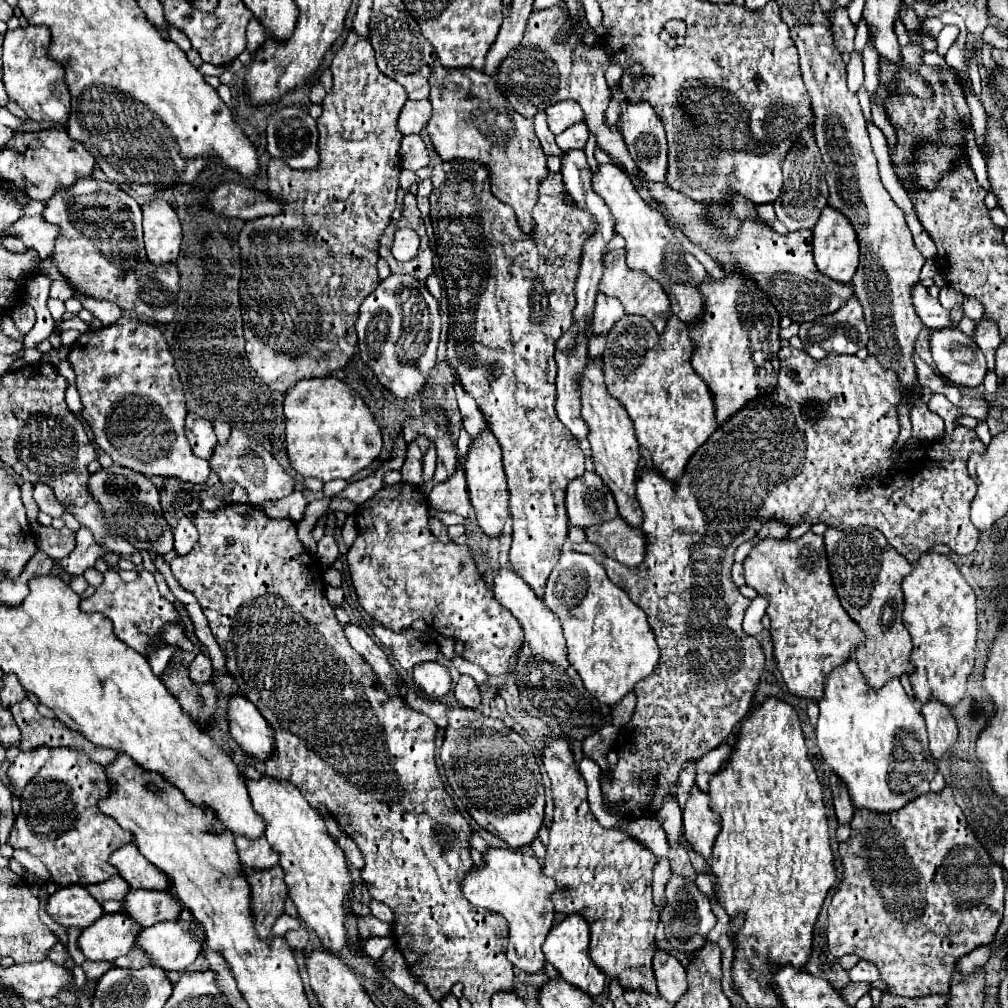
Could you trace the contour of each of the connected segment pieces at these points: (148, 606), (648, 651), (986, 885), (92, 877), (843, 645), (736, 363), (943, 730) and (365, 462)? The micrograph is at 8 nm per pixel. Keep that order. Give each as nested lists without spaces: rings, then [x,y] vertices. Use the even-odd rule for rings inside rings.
[[[109,569],[105,571],[105,581],[97,587],[97,591],[83,599],[79,603],[79,607],[85,611],[85,613],[103,613],[105,617],[109,617],[113,621],[113,627],[115,627],[115,635],[127,643],[131,649],[139,651],[143,657],[149,655],[151,649],[159,649],[161,645],[167,645],[163,639],[161,639],[161,629],[163,625],[167,623],[179,623],[183,627],[183,621],[181,621],[181,615],[177,613],[175,605],[171,601],[167,601],[159,589],[157,589],[157,583],[155,583],[155,577],[147,571],[141,571],[139,577],[131,583],[125,583],[121,581],[119,573]]]
[[[563,549],[555,569],[551,571],[543,595],[545,605],[559,617],[565,645],[567,645],[567,659],[579,673],[585,689],[607,707],[617,705],[627,693],[633,691],[633,687],[653,673],[657,661],[659,661],[659,647],[655,643],[655,635],[651,627],[647,625],[645,613],[629,601],[627,593],[613,585],[605,573],[605,569],[591,557],[583,553],[575,553],[571,549]]]
[[[949,785],[941,793],[927,793],[895,813],[855,811],[855,817],[851,821],[851,837],[847,841],[839,843],[839,857],[841,857],[841,865],[843,865],[843,875],[841,875],[839,889],[835,891],[831,905],[829,905],[827,947],[835,957],[841,957],[847,953],[857,953],[861,959],[877,965],[877,969],[881,971],[881,979],[885,979],[891,985],[891,993],[901,995],[901,997],[911,997],[911,999],[933,995],[933,993],[947,993],[951,987],[951,973],[953,973],[955,961],[977,947],[993,943],[997,927],[1003,919],[1003,893],[1005,893],[1003,869],[999,863],[995,863],[991,859],[989,851],[979,843],[979,839],[971,831],[961,807],[955,803],[953,789]]]
[[[63,747],[53,749],[49,761],[41,767],[41,771],[31,779],[31,783],[21,793],[21,815],[17,817],[11,829],[9,845],[13,849],[27,849],[29,853],[37,855],[53,875],[55,883],[61,887],[107,881],[109,877],[117,875],[117,869],[109,865],[111,853],[133,841],[131,833],[121,829],[113,817],[107,817],[97,809],[99,799],[107,797],[109,791],[111,785],[107,781],[103,765],[95,765],[81,751],[63,749]]]
[[[809,533],[809,541],[761,541],[743,561],[743,567],[745,583],[769,601],[773,655],[785,685],[795,697],[819,703],[825,677],[849,661],[865,637],[839,603],[827,569],[823,537]]]
[[[731,273],[723,281],[707,279],[701,291],[705,295],[705,313],[697,325],[689,327],[695,343],[691,365],[707,383],[713,395],[715,419],[723,425],[749,401],[775,391],[779,373],[777,351],[781,343],[779,313],[767,295],[739,273]]]
[[[925,551],[915,561],[911,575],[907,575],[901,585],[903,625],[913,639],[911,663],[915,665],[915,671],[911,675],[911,685],[917,701],[923,703],[921,715],[927,725],[929,749],[935,759],[941,759],[957,741],[957,725],[949,707],[955,707],[963,699],[965,685],[975,663],[975,593],[949,555],[933,551]],[[929,697],[935,697],[937,701]]]
[[[335,377],[323,379],[303,379],[295,387],[291,387],[285,395],[285,441],[287,441],[287,457],[291,467],[301,477],[317,477],[323,483],[331,479],[351,479],[361,469],[369,467],[381,453],[381,427],[375,421],[373,413],[361,399],[357,391],[353,391],[347,383]]]

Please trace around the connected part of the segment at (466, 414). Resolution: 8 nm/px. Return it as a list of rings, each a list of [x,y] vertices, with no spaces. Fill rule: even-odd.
[[[455,383],[455,393],[457,393],[457,401],[459,401],[459,411],[461,411],[461,417],[463,417],[463,425],[465,425],[465,431],[469,433],[471,439],[479,437],[483,433],[483,429],[487,429],[487,423],[475,403],[475,399],[471,395],[467,395],[463,391],[463,387],[459,383]]]

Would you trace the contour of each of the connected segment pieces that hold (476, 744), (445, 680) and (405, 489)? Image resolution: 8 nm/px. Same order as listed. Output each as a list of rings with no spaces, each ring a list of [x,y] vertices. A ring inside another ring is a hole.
[[[449,707],[447,719],[441,761],[459,801],[479,827],[503,839],[509,847],[531,845],[543,825],[545,807],[545,787],[535,753],[501,719],[485,717],[465,707]]]
[[[423,661],[423,663],[415,665],[413,679],[415,679],[417,687],[433,699],[447,695],[451,689],[449,671],[445,665],[437,663],[437,661]]]
[[[409,483],[395,485],[389,491],[381,489],[355,511],[359,535],[347,553],[347,565],[361,607],[393,631],[407,629],[419,617],[427,623],[437,619],[429,627],[445,637],[461,639],[467,661],[479,665],[487,675],[505,675],[509,659],[523,645],[521,625],[495,601],[475,569],[471,551],[453,541],[443,545],[429,531],[425,493]]]

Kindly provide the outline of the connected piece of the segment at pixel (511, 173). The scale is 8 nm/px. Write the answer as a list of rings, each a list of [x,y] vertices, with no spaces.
[[[439,61],[431,73],[431,95],[433,115],[427,123],[431,141],[443,161],[475,161],[491,171],[491,193],[505,205],[513,207],[519,229],[527,235],[533,233],[535,219],[533,207],[539,195],[539,181],[547,177],[545,155],[539,139],[533,131],[533,119],[527,119],[511,105],[499,91],[495,81],[483,71],[445,69]]]

